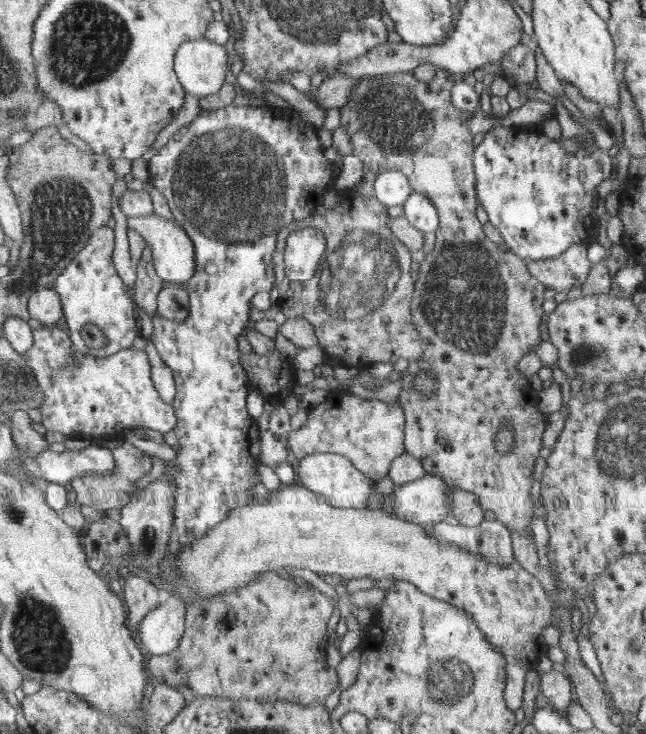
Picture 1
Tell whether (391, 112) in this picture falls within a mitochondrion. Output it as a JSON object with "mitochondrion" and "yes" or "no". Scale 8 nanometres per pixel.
{"mitochondrion":"yes"}

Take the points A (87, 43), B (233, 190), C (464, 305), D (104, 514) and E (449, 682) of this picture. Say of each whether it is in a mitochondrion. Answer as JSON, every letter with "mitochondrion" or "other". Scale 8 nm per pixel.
{"A":"mitochondrion","B":"mitochondrion","C":"mitochondrion","D":"other","E":"mitochondrion"}

